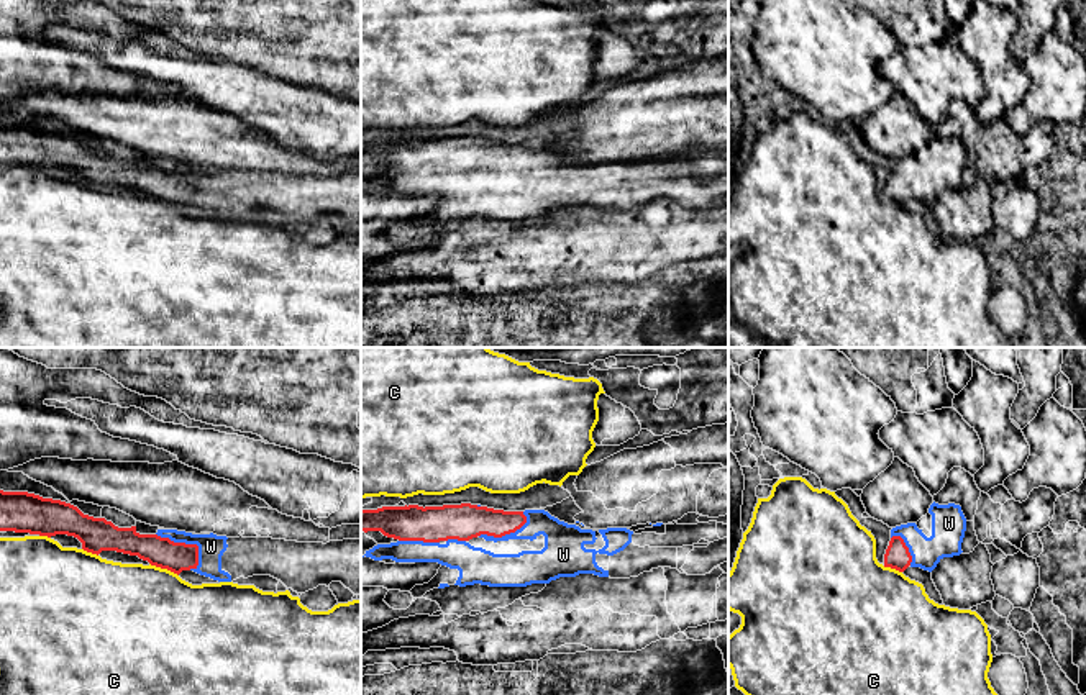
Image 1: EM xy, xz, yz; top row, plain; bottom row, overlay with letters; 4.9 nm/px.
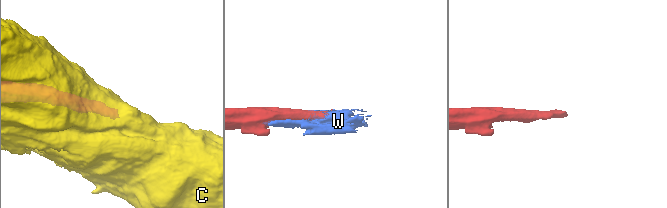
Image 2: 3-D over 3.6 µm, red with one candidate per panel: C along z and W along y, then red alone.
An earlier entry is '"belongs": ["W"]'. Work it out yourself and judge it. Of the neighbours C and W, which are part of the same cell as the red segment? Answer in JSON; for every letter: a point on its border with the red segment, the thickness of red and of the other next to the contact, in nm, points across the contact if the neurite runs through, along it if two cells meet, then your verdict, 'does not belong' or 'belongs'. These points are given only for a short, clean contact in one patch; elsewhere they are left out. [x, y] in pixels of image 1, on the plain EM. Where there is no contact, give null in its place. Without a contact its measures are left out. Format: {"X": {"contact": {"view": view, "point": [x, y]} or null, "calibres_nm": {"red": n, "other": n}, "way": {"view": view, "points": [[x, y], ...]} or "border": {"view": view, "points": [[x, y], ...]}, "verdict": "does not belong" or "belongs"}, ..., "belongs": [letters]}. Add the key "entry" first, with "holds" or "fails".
{"entry": "holds", "C": {"contact": {"view": "xy", "point": [164, 200]}, "calibres_nm": {"red": 150, "other": 480}, "verdict": "does not belong"}, "W": {"contact": {"view": "xy", "point": [187, 177]}, "calibres_nm": {"red": 150, "other": 130}, "verdict": "belongs"}, "belongs": ["W"]}

